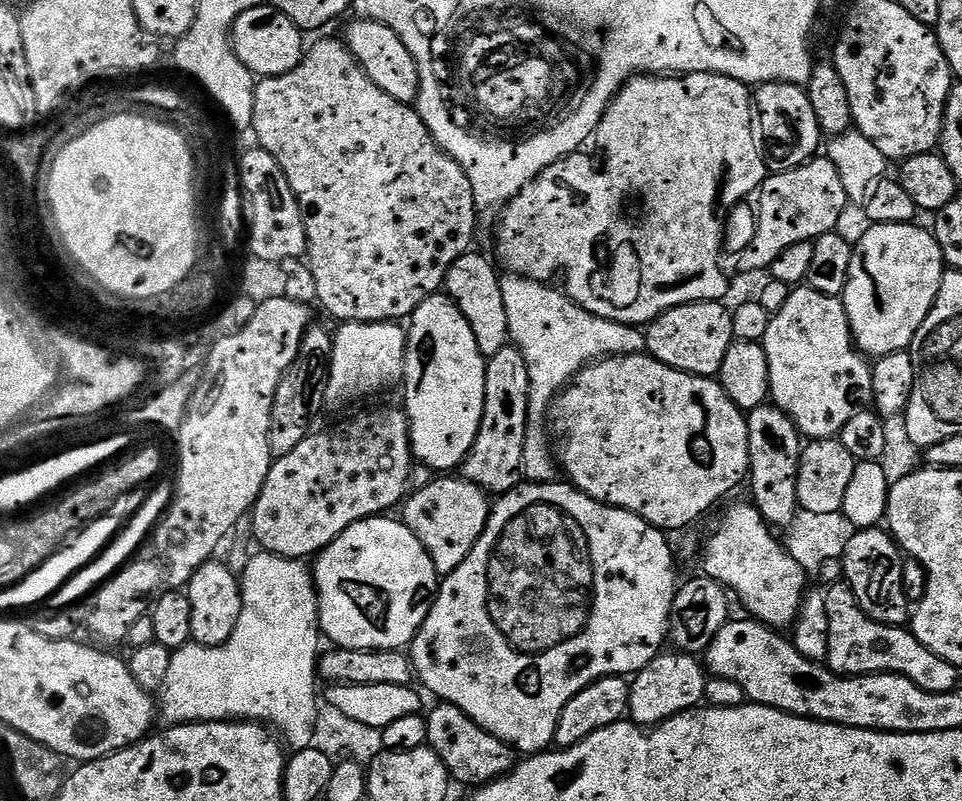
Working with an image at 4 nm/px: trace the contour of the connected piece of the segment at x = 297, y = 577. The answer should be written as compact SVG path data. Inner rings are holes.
M263 550L257 553L249 558L244 568L245 577L240 580L242 614L238 614L234 634L230 634L222 646L207 648L189 642L173 651L166 682L162 682L158 693L158 716L168 726L209 724L215 720L255 722L275 729L289 749L311 748L322 705L320 700L316 701L318 661L322 655L316 581L312 578L311 567L303 560L282 558Z

